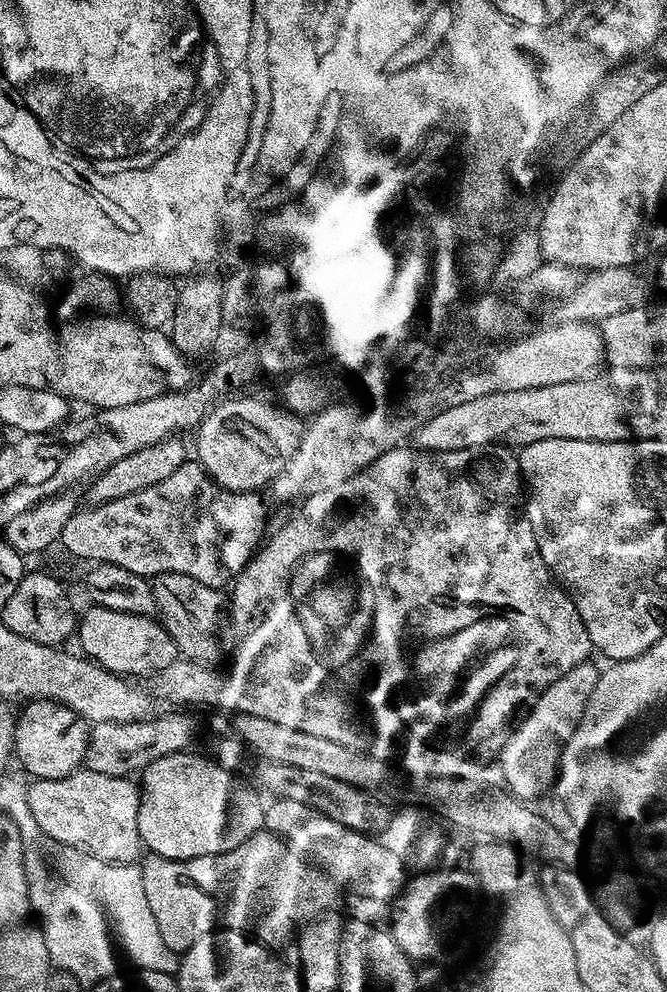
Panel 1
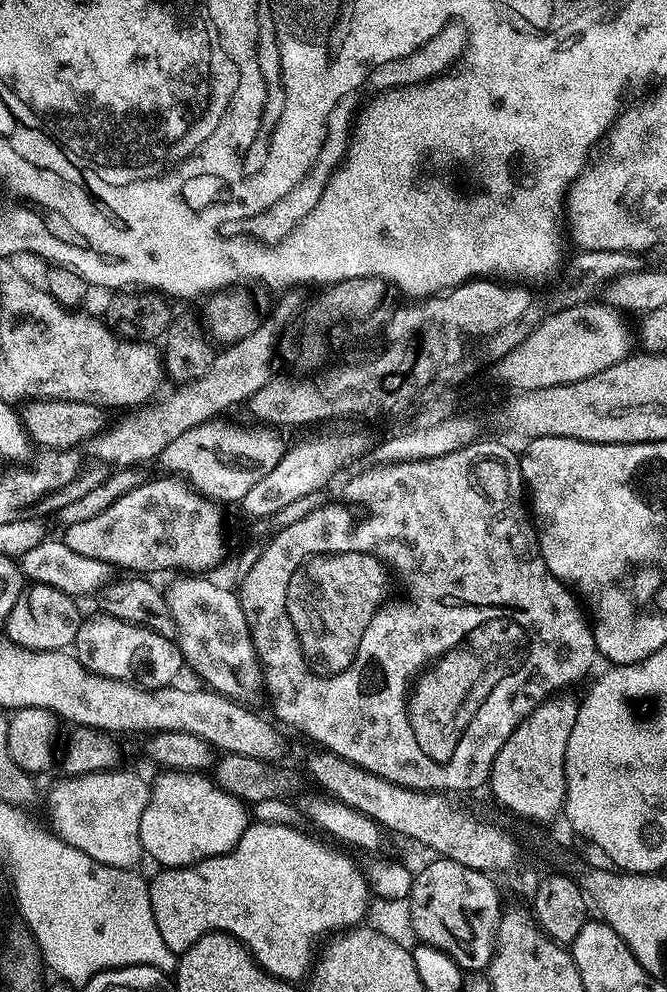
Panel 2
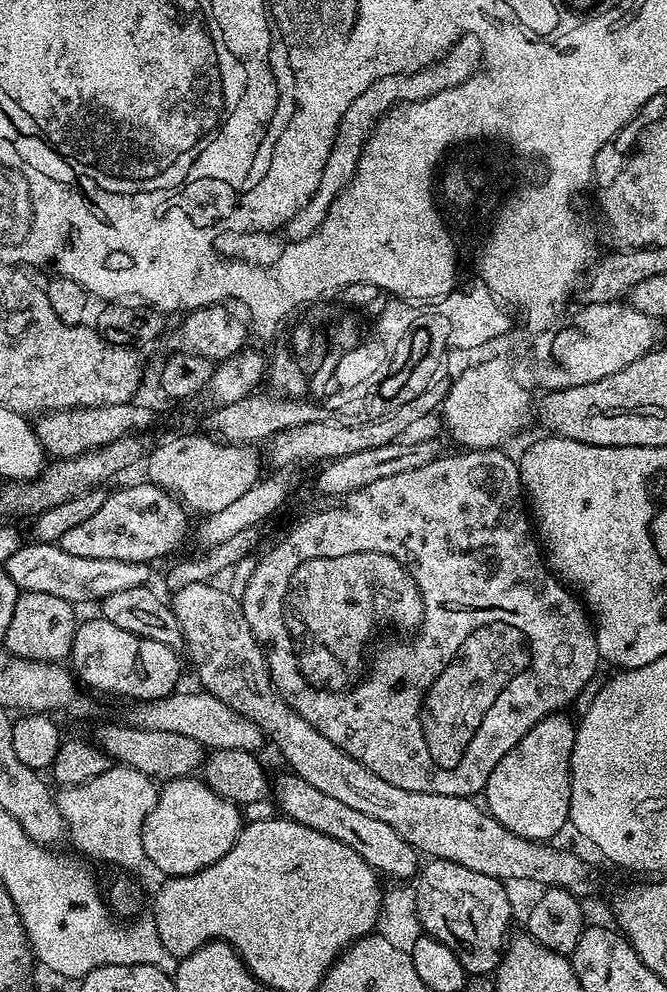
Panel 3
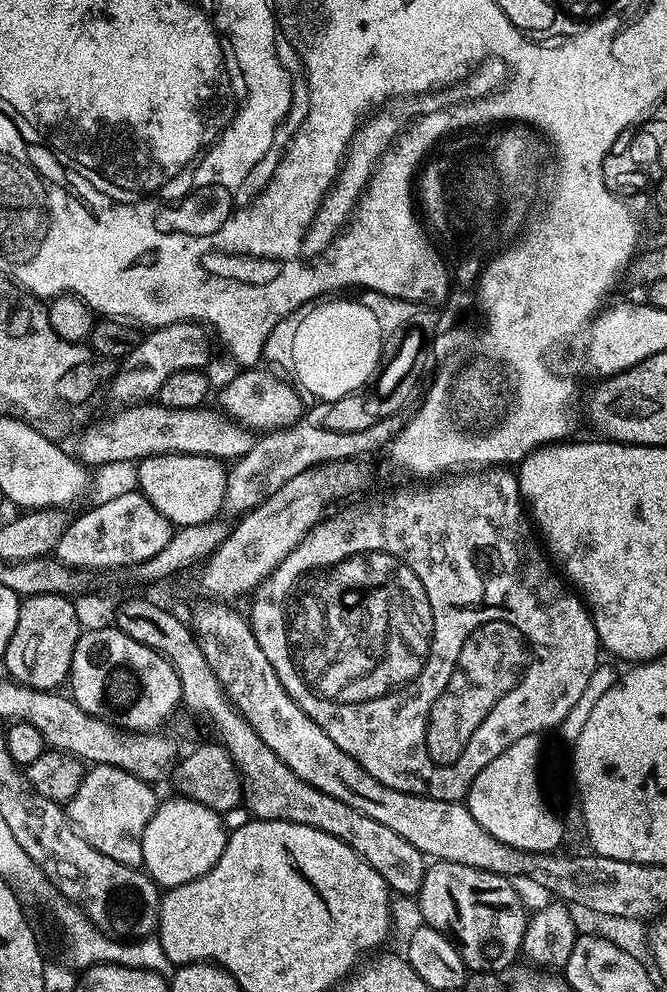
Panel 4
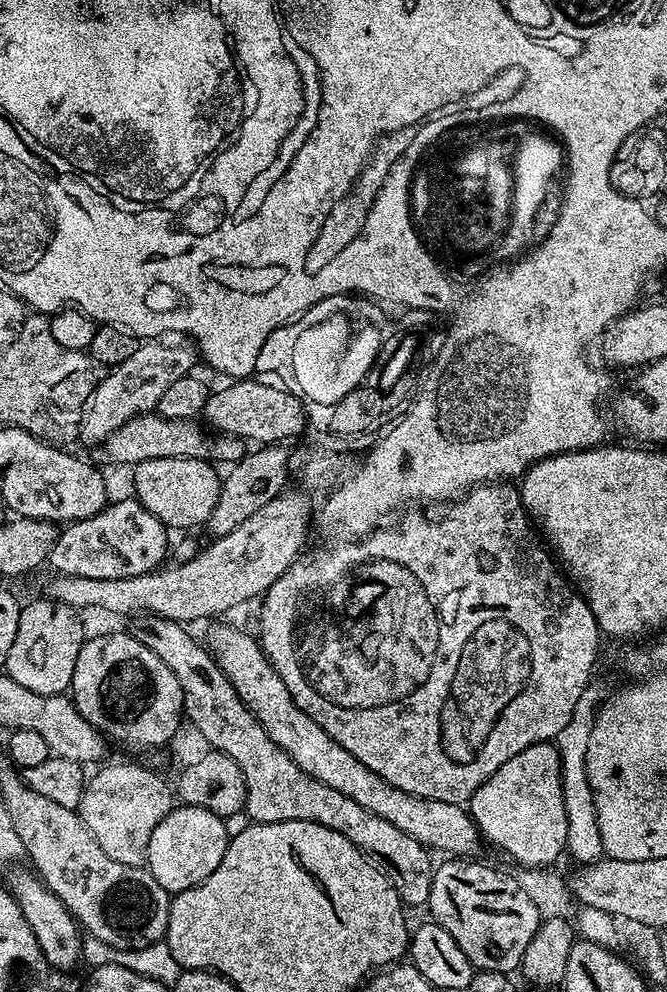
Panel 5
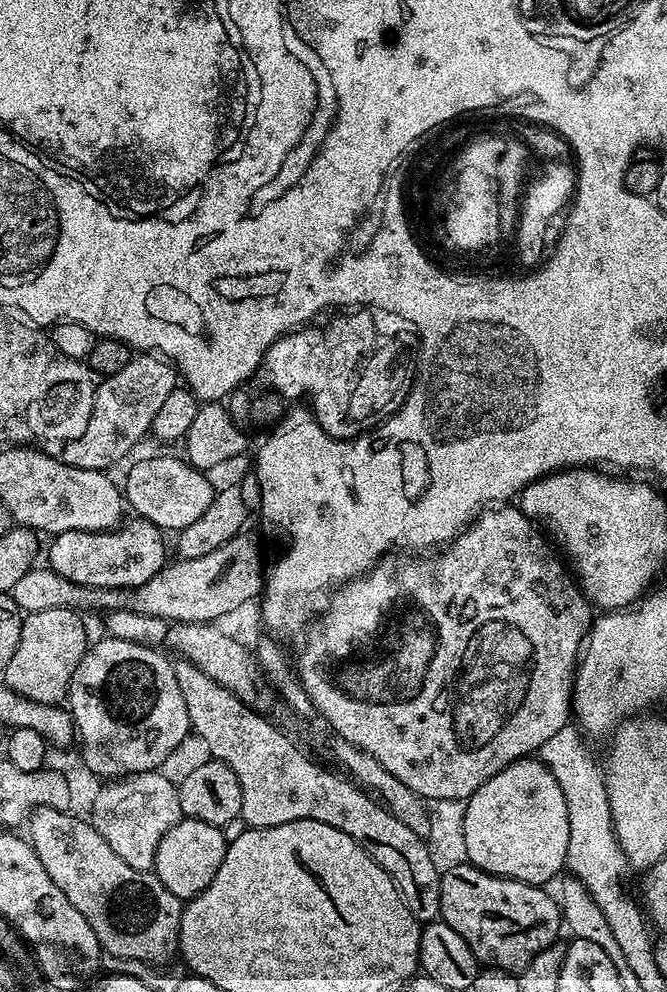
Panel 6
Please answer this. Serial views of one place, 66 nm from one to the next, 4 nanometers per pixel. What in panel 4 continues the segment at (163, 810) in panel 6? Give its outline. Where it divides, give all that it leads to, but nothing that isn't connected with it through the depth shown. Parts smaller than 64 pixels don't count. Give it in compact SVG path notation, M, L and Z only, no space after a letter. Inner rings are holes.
M98 764L87 769L84 784L67 801L66 811L72 827L94 850L114 858L131 868L140 868L142 858L142 834L146 822L156 813L157 790L151 783L143 781L126 770L110 765Z

